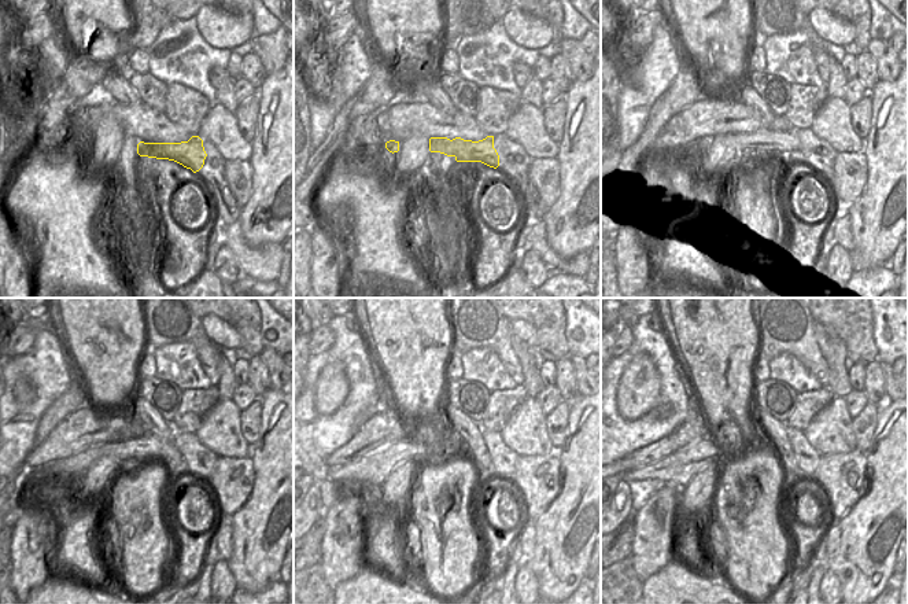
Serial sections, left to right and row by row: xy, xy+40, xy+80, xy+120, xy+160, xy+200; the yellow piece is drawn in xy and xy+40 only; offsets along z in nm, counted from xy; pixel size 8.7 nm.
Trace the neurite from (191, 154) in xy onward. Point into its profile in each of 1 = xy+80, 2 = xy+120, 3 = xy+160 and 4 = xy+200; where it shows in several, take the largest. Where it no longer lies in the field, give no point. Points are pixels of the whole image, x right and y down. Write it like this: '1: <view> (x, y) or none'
1: xy+80 (785, 144)
2: xy+120 (65, 472)
3: xy+160 (371, 471)
4: xy+200 (678, 470)

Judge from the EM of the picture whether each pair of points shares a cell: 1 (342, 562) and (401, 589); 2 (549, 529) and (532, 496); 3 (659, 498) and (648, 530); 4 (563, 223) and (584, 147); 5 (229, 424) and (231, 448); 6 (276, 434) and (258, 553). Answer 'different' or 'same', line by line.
1: different
2: different
3: same
4: same
5: same
6: same

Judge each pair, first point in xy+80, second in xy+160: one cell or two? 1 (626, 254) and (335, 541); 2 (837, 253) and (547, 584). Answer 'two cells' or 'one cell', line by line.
1: one cell
2: two cells

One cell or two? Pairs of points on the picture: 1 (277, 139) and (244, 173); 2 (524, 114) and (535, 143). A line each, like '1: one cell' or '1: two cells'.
1: two cells
2: one cell

